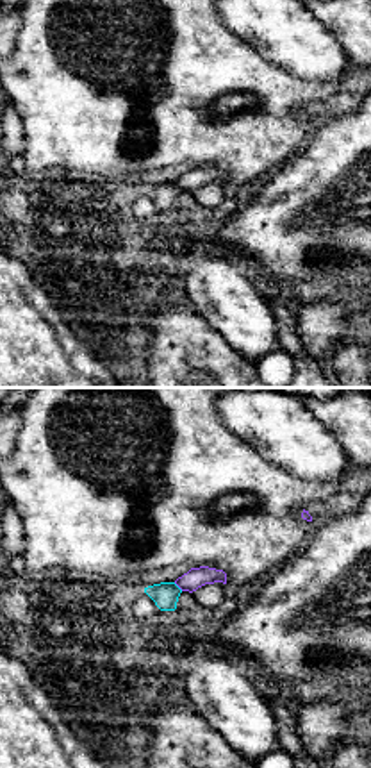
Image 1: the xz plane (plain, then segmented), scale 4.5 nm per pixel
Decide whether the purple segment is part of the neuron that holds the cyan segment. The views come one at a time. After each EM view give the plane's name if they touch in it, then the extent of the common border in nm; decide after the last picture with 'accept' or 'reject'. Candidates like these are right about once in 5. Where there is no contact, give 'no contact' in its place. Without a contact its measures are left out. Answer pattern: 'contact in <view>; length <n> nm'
contact in xz; length 60 nm

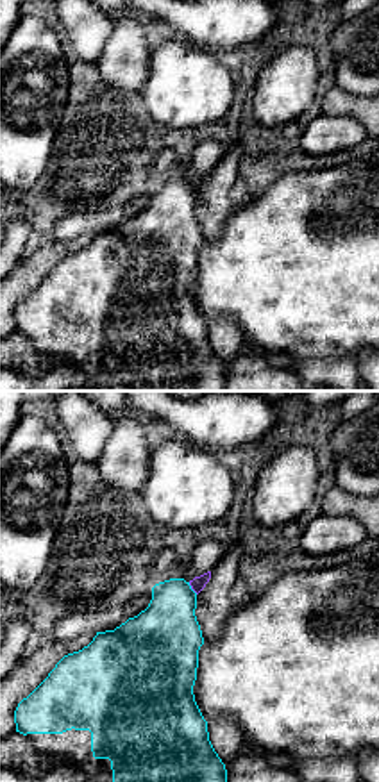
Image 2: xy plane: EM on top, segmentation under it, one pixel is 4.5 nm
contact in xy; length 70 nm

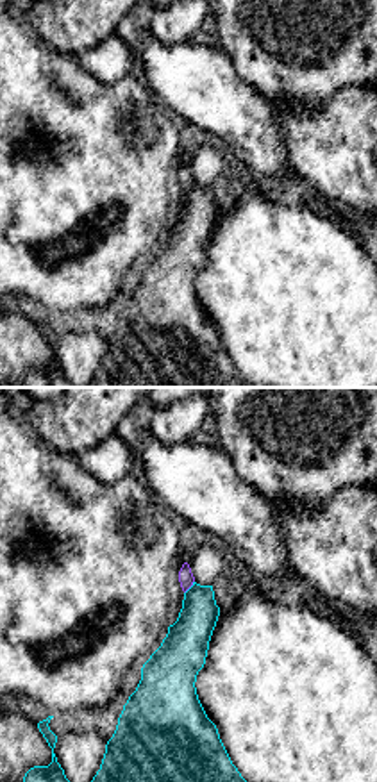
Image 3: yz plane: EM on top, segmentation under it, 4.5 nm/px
contact in yz; length 80 nm

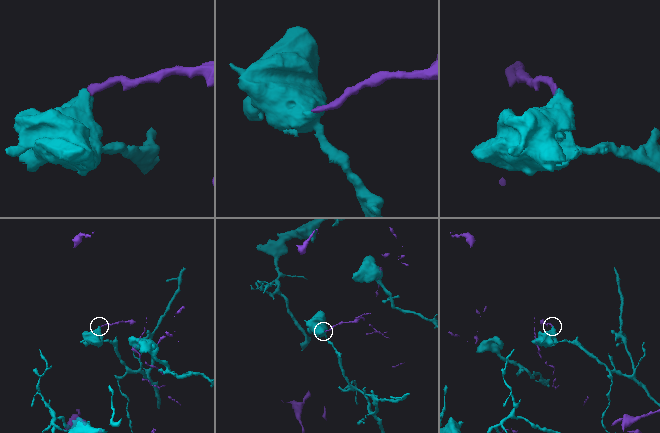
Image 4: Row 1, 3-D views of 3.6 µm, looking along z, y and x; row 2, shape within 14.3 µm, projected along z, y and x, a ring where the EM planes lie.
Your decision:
reject

